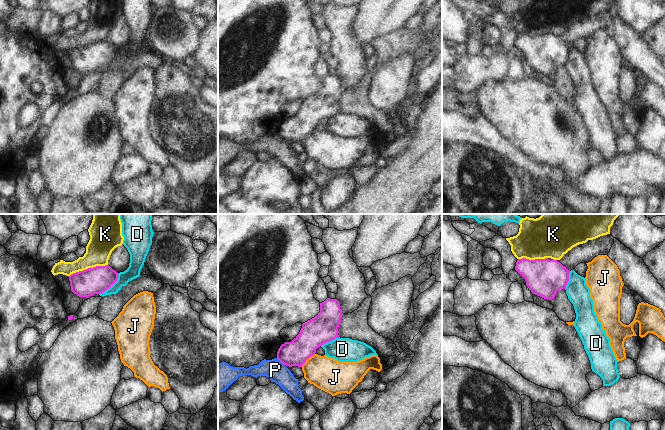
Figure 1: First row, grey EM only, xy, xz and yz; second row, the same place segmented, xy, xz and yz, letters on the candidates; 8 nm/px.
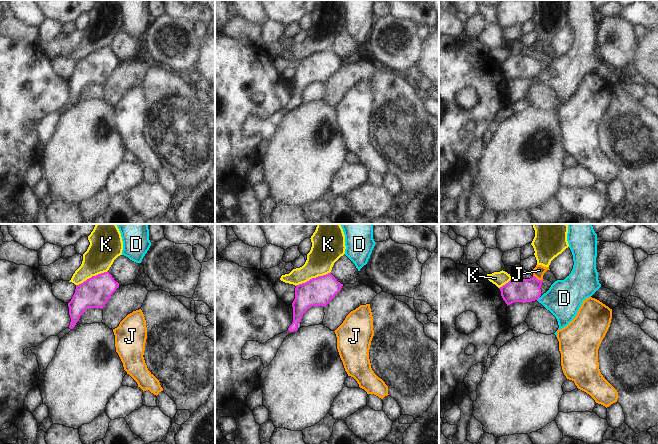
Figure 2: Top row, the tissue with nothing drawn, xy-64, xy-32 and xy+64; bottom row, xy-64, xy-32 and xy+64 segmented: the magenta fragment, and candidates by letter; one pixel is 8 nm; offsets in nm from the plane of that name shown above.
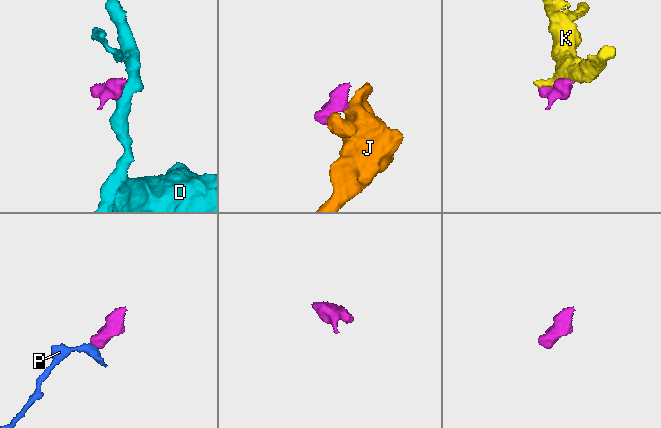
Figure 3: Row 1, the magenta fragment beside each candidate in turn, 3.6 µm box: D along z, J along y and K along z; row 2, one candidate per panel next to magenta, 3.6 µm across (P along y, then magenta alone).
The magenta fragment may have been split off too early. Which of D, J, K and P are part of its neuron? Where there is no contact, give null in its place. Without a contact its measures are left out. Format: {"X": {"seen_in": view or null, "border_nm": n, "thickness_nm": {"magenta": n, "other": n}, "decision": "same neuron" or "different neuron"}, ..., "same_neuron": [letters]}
{"D": {"seen_in": "xy", "border_nm": 240, "thickness_nm": {"magenta": 220, "other": 110}, "decision": "different neuron"}, "J": {"seen_in": "xz", "border_nm": 160, "thickness_nm": {"magenta": 220, "other": 260}, "decision": "different neuron"}, "K": {"seen_in": "xy", "border_nm": 340, "thickness_nm": {"magenta": 220, "other": 220}, "decision": "different neuron"}, "P": {"seen_in": "xz", "border_nm": 90, "thickness_nm": {"magenta": 200, "other": 160}, "decision": "different neuron"}, "same_neuron": []}

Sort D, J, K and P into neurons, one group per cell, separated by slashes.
D / J / K / P

